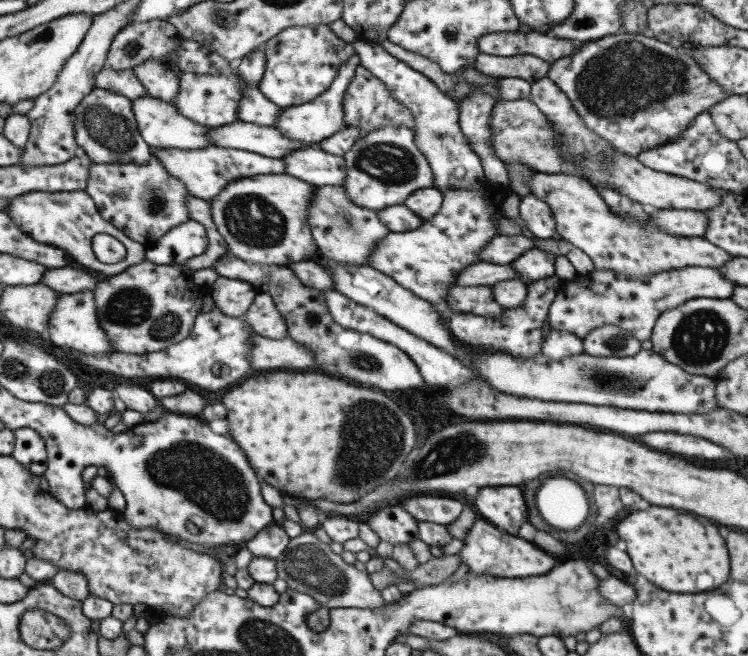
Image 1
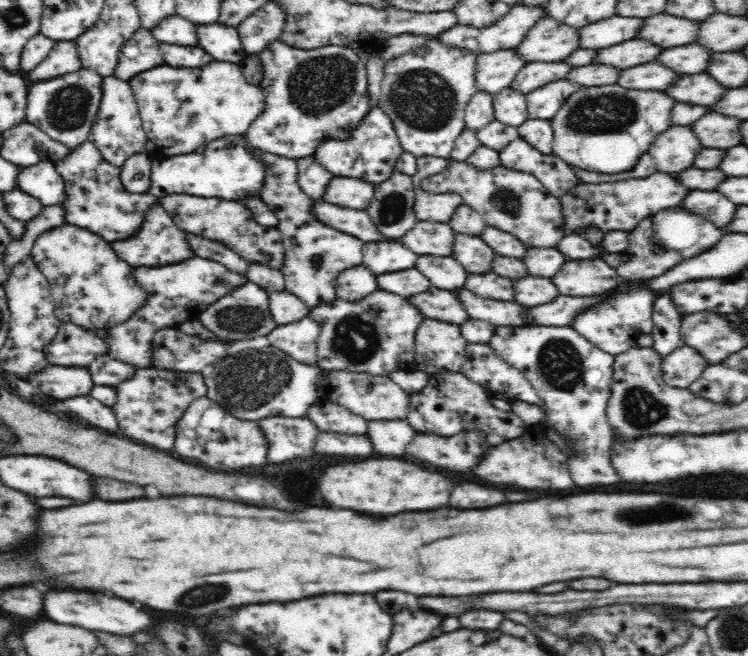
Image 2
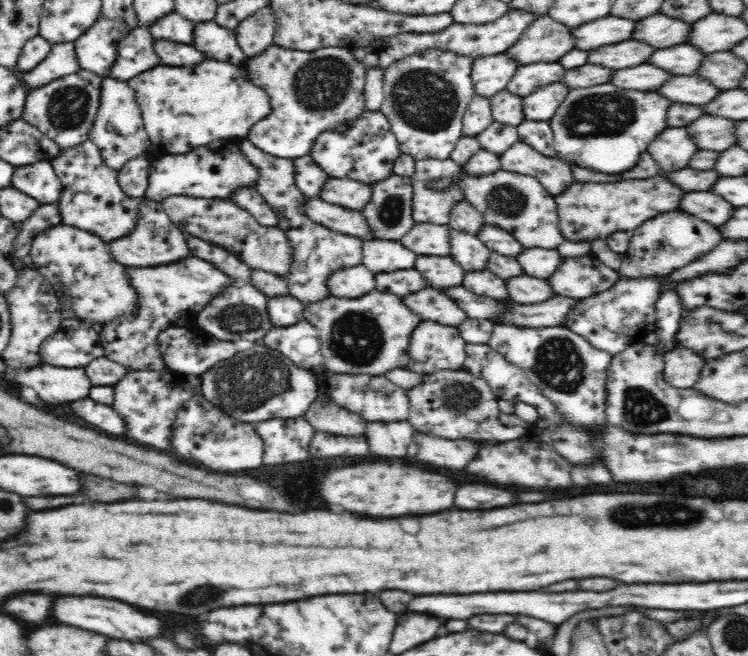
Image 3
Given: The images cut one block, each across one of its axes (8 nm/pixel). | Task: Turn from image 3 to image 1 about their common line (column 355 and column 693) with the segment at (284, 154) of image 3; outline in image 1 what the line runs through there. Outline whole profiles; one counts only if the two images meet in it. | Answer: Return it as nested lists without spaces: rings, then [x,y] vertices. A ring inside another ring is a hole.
[[[624,32],[598,40],[587,41],[586,43],[579,43],[579,46],[570,56],[558,58],[554,64],[549,66],[547,77],[552,79],[556,83],[556,86],[566,94],[573,104],[576,114],[582,118],[582,122],[588,126],[591,132],[594,132],[600,139],[606,140],[617,152],[622,152],[632,157],[638,157],[640,153],[657,148],[658,146],[663,146],[663,144],[668,145],[675,142],[679,136],[686,130],[689,130],[688,126],[690,126],[690,122],[700,112],[709,112],[710,106],[714,106],[718,102],[723,102],[730,95],[722,85],[719,85],[718,82],[710,78],[710,75],[700,67],[700,63],[688,53],[688,50],[660,42],[648,34]]]

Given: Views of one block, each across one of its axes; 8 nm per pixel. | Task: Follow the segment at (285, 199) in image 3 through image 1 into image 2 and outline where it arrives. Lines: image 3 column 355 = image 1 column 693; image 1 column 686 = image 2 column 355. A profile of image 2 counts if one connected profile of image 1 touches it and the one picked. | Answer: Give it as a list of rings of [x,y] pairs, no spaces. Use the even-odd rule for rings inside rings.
[[[250,145],[253,152],[264,161],[265,177],[260,189],[260,198],[276,215],[276,228],[282,233],[284,263],[281,270],[285,278],[285,290],[295,294],[308,307],[318,306],[336,299],[335,280],[342,270],[362,264],[364,241],[351,234],[326,226],[313,214],[316,200],[308,197],[297,183],[296,160],[264,153]]]

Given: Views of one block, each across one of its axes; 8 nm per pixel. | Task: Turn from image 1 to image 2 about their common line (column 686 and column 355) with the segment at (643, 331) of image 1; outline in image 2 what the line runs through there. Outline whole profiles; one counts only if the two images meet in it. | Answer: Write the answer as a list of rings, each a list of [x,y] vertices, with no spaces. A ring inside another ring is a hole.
[[[356,266],[352,270],[346,269],[336,275],[335,295],[338,299],[359,301],[378,290],[376,277],[377,274],[368,272],[364,266]]]

